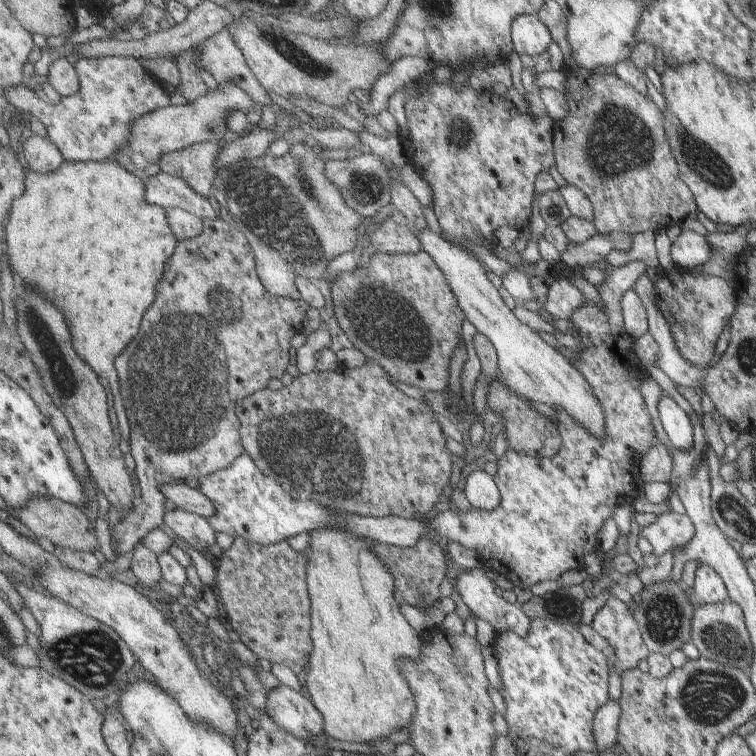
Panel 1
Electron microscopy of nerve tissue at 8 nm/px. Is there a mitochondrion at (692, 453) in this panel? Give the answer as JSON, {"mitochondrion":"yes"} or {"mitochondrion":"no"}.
{"mitochondrion":"no"}

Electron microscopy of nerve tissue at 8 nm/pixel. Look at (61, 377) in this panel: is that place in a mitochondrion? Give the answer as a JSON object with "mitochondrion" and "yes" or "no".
{"mitochondrion":"yes"}

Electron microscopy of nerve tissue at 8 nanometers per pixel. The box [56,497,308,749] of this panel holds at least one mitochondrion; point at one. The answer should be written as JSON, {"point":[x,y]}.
{"point":[183,682]}

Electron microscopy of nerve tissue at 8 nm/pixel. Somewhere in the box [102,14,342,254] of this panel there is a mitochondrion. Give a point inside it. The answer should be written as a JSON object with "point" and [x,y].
{"point":[284,46]}

